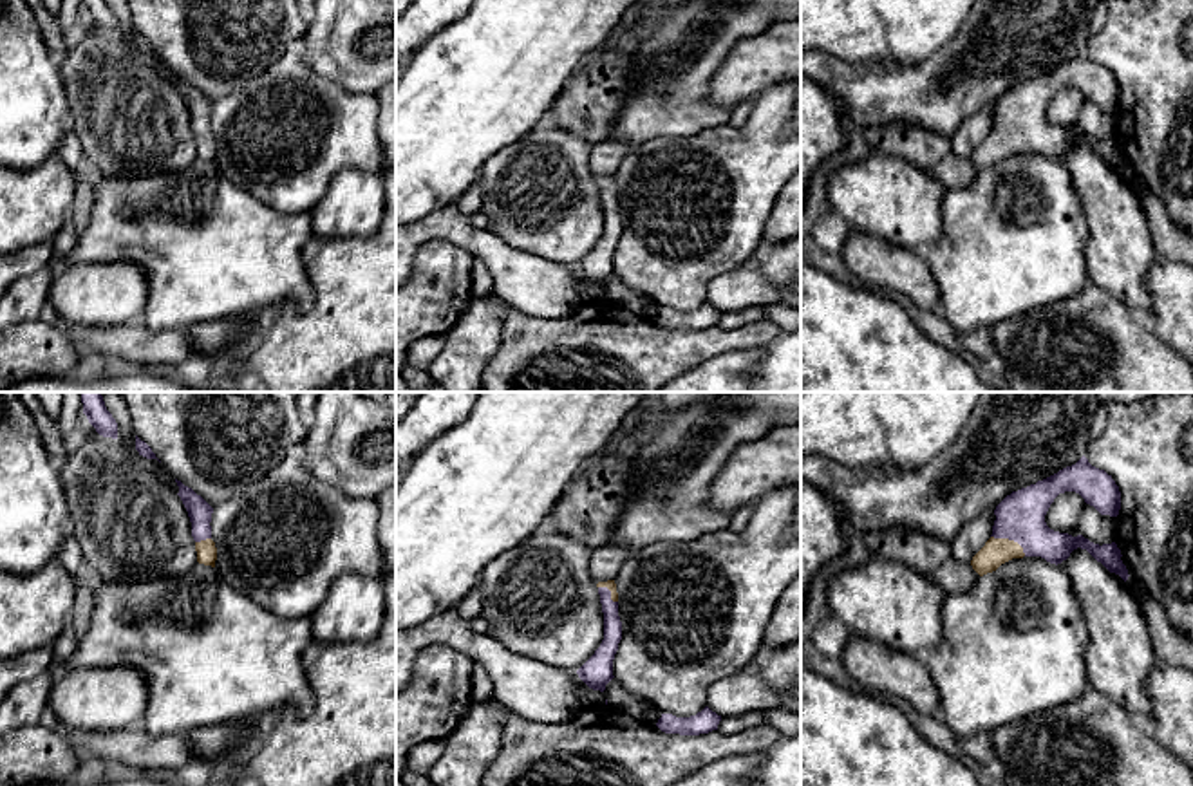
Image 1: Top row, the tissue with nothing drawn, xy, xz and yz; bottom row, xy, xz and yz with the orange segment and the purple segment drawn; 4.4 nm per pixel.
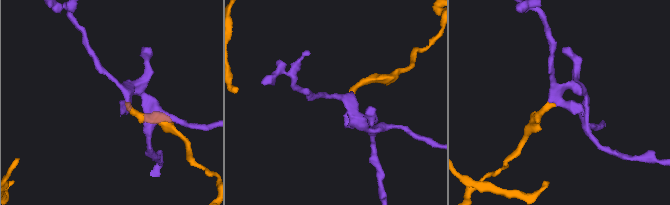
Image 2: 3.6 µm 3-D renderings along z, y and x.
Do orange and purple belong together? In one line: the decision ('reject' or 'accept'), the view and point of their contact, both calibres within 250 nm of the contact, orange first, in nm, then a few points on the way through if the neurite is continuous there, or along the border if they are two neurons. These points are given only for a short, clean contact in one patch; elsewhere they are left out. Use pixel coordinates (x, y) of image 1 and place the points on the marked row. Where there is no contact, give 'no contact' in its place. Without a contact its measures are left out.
accept | yz (1011, 541) | 120/220 nm | across yz (996, 552), (1011, 541), (1020, 530), (1020, 517)

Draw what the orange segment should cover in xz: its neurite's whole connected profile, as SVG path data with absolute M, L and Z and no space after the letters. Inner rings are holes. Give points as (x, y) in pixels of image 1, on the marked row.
M615 580L598 582L598 594L604 613L604 640L595 654L577 670L578 678L593 690L606 690L613 676L613 660L622 640L618 616L618 593Z

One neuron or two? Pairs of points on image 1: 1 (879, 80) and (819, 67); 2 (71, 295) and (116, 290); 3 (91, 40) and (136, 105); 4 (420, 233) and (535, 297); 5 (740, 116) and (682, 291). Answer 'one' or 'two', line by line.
1: one
2: one
3: one
4: one
5: two

